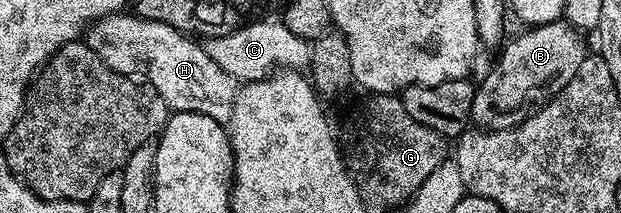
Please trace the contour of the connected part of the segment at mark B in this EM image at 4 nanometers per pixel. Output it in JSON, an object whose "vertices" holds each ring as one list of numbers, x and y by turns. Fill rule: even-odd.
{"vertices":[[567,20,548,22,522,29,518,38,510,37,500,47,501,55,489,75,475,86,472,121,486,130,510,130,538,109,540,100,553,97,554,88,569,82,587,56,586,35]]}

